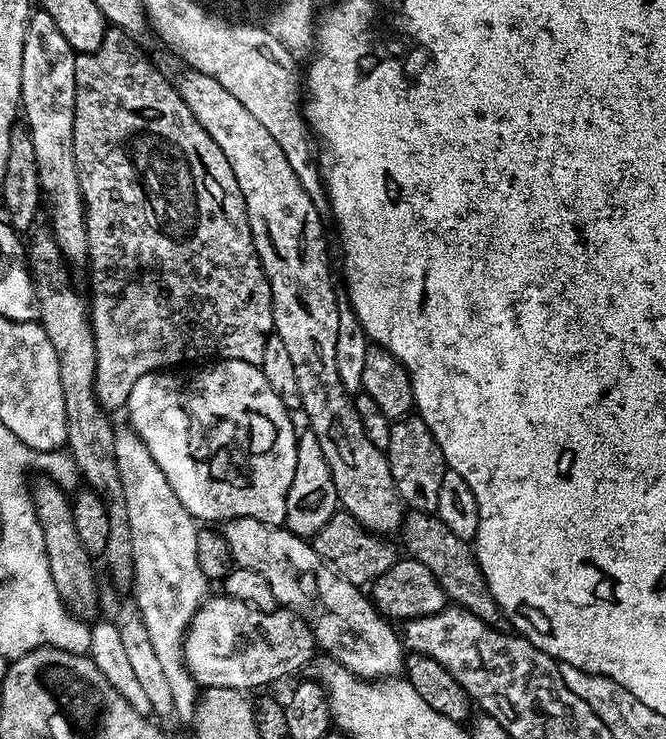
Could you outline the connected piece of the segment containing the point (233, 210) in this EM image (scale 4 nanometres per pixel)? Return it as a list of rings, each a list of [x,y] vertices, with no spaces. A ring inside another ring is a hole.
[[[109,27],[104,33],[100,49],[79,53],[74,62],[74,162],[80,183],[80,197],[84,200],[84,221],[88,231],[87,263],[92,264],[90,319],[96,343],[96,397],[109,414],[115,413],[115,408],[123,409],[127,405],[130,390],[134,382],[142,378],[142,374],[183,365],[187,356],[241,360],[258,366],[262,362],[262,350],[266,350],[266,342],[274,332],[270,282],[256,253],[246,202],[242,198],[242,190],[238,190],[238,178],[234,178],[234,170],[230,170],[230,162],[226,162],[226,154],[222,154],[218,142],[206,134],[198,118],[194,118],[190,106],[186,106],[180,97],[179,87],[173,81],[171,84],[160,73],[159,66],[132,40],[135,39],[121,28]]]

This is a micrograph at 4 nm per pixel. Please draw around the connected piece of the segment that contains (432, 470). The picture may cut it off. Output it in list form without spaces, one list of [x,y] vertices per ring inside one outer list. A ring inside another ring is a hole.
[[[409,414],[393,423],[386,455],[401,501],[413,512],[435,513],[446,465],[434,434],[430,434],[426,422],[419,415]]]

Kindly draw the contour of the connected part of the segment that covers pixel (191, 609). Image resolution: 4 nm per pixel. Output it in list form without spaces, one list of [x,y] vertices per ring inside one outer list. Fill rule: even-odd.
[[[130,426],[119,427],[115,434],[114,458],[121,479],[122,490],[125,491],[126,514],[130,525],[130,542],[133,543],[134,570],[132,571],[133,601],[137,612],[146,626],[150,636],[154,654],[165,671],[166,682],[169,683],[170,694],[174,694],[178,706],[184,705],[186,689],[193,687],[194,681],[184,666],[183,638],[194,614],[204,604],[210,594],[210,582],[202,573],[198,564],[197,534],[200,531],[198,522],[179,501],[174,488],[162,473],[145,444],[138,438]]]

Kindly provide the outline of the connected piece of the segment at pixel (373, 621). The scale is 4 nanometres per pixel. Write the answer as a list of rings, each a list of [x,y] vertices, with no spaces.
[[[245,516],[227,521],[222,531],[230,546],[233,565],[258,570],[270,582],[277,605],[306,618],[317,645],[325,648],[344,668],[367,680],[390,678],[403,671],[406,652],[399,633],[393,630],[395,627],[386,625],[362,588],[340,577],[305,537],[296,536],[281,525],[263,524],[258,518]]]

